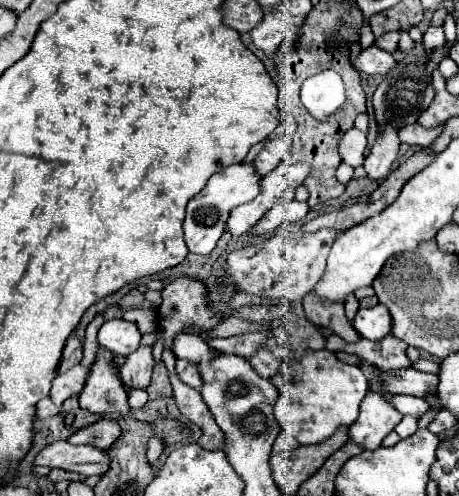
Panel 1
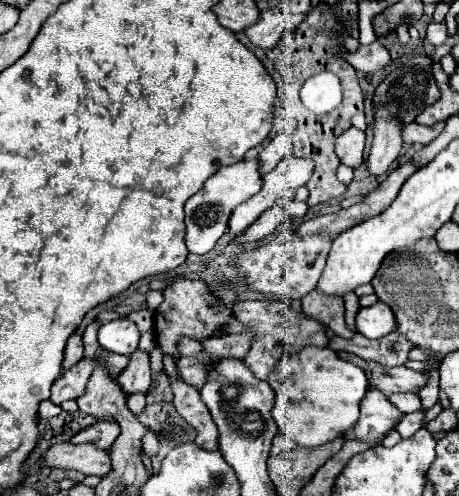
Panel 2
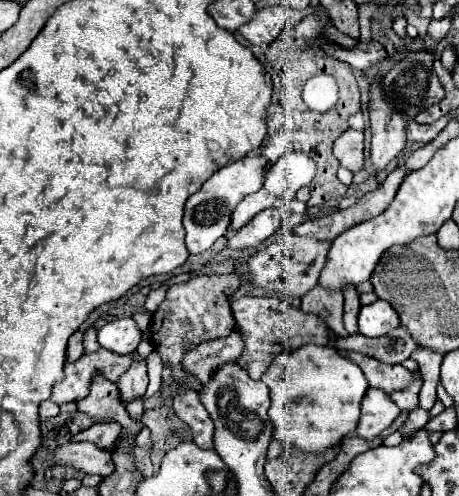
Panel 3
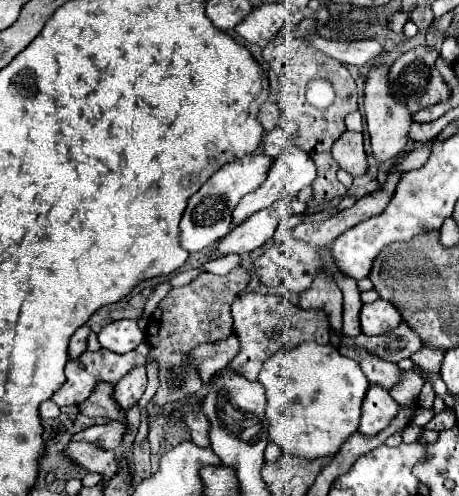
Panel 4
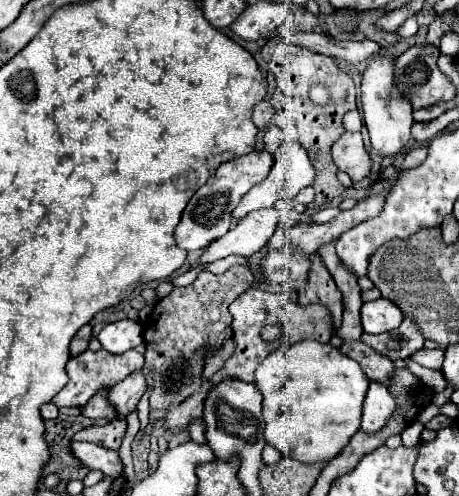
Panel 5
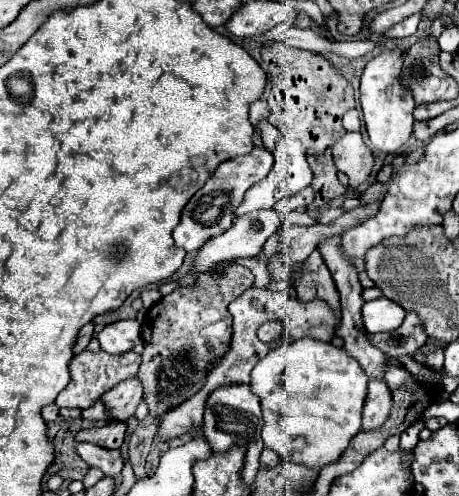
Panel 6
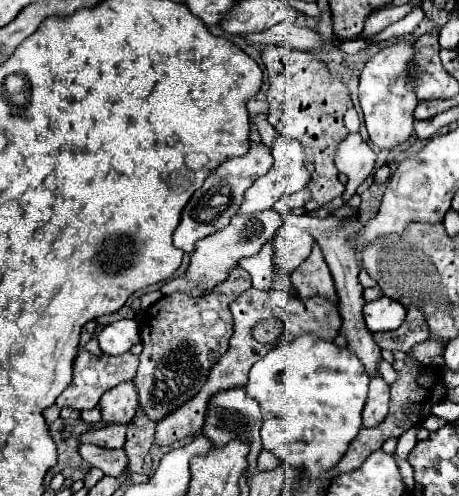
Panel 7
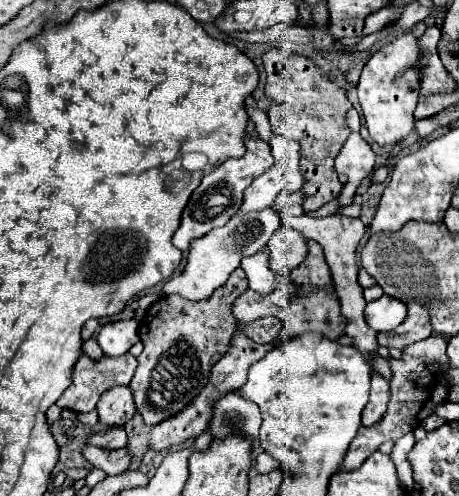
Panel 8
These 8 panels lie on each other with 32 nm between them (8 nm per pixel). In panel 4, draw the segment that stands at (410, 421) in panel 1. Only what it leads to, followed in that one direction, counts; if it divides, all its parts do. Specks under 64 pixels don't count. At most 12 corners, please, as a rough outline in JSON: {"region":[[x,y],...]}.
{"region":[[434,408],[414,412],[410,424],[426,426],[434,418]]}

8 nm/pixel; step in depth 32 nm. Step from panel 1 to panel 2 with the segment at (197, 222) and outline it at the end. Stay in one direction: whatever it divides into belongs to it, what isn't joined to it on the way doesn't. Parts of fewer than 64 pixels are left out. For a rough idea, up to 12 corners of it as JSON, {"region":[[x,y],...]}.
{"region":[[258,158],[224,166],[186,202],[204,254],[232,210],[262,188]]}

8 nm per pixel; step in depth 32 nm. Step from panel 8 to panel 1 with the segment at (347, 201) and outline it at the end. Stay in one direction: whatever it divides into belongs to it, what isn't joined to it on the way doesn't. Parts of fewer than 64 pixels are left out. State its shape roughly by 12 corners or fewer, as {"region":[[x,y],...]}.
{"region":[[350,128],[338,144],[342,162],[364,162],[366,132]]}

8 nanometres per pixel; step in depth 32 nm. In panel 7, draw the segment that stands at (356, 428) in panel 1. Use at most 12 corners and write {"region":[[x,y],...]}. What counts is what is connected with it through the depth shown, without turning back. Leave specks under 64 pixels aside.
{"region":[[382,376],[370,380],[370,396],[362,410],[362,426],[384,420],[390,386]]}

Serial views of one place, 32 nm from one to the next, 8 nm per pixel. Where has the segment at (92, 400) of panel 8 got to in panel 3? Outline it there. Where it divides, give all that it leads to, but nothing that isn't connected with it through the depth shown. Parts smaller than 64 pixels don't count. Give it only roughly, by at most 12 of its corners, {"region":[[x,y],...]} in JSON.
{"region":[[100,348],[66,364],[66,378],[54,386],[52,402],[78,402],[96,374],[110,382],[140,360]]}

